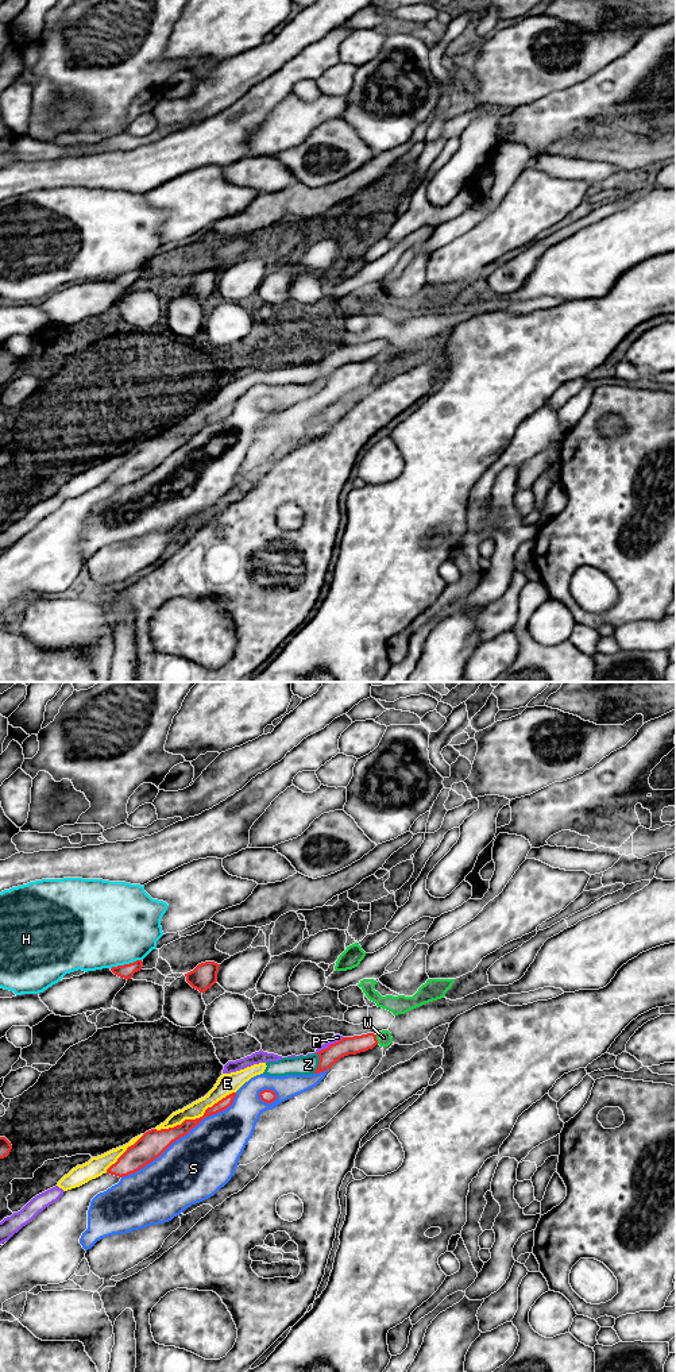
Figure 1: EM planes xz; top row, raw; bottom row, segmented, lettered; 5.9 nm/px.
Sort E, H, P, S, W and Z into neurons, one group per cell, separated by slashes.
E Z / H / P / S / W

